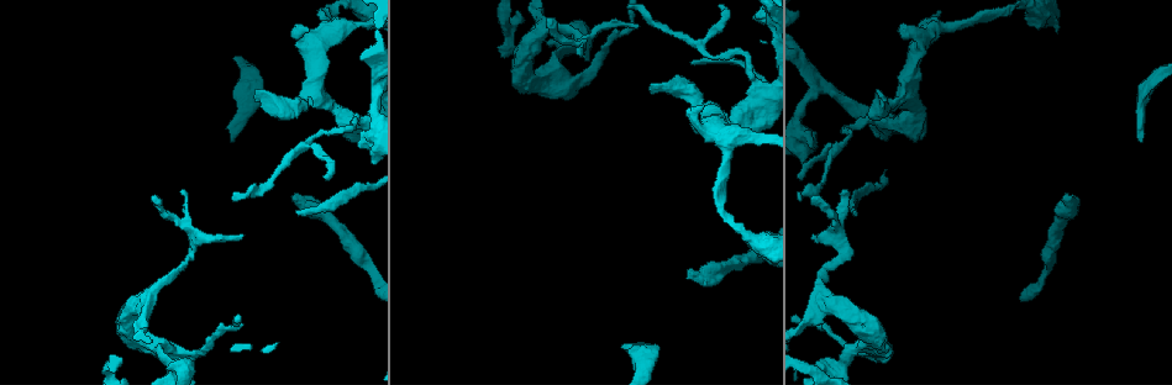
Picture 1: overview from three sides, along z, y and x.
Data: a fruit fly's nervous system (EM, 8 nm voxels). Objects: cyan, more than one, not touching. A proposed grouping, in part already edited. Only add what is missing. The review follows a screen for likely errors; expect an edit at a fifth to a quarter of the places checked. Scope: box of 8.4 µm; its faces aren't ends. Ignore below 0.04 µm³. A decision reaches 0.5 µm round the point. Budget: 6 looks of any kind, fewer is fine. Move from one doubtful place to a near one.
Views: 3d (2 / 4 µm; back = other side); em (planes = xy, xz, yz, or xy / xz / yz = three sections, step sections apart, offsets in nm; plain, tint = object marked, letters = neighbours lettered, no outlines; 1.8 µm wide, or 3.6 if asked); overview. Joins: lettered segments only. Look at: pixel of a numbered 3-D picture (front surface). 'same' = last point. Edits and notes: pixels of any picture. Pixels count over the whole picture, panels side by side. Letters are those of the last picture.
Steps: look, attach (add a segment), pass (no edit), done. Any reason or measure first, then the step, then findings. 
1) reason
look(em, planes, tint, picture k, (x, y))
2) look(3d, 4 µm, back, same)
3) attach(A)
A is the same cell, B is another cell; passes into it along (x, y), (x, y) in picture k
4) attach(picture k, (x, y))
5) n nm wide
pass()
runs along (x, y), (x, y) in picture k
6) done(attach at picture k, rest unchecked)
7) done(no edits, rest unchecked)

sharp bend
look(em, yz, step 4, tint, picture 1, (861, 123))

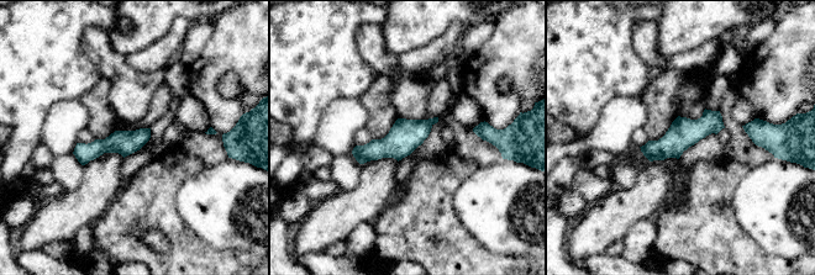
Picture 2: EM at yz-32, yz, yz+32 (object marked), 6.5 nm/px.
look(em, planes, letters, same)

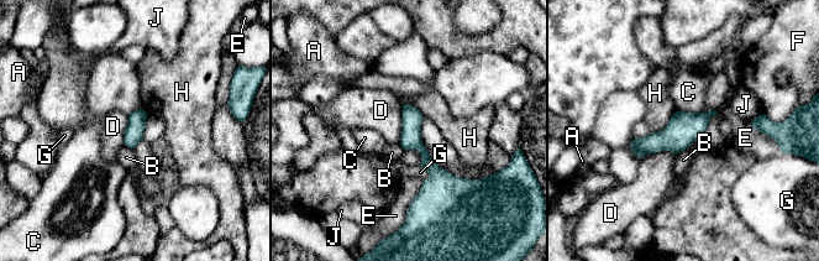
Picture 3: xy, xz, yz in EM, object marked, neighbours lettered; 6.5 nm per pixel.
pass()
A, B, C, D, E, F, G, H and J are other cells; none of them fits

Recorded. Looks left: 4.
an open end
look(3d, 4 µm, picture 1, (628, 348))

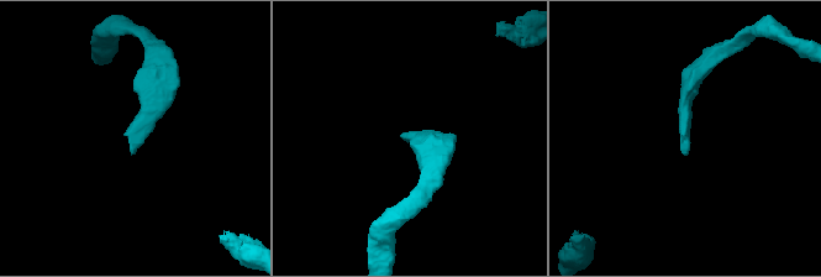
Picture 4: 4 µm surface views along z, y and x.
look(em, xz, step 4, letters, picture 4, (133, 154))

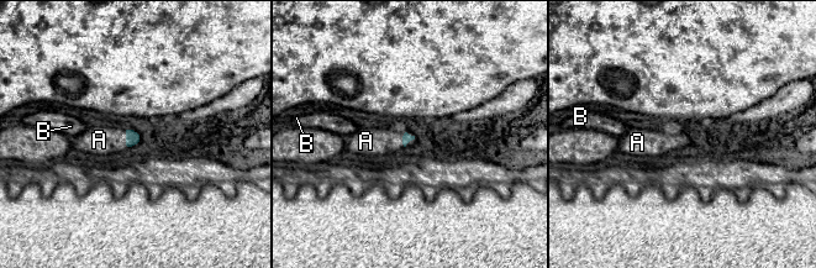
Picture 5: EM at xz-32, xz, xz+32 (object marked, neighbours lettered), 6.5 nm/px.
attach(picture 5, (366, 141))
A is the same cell, B is another cell; passes into it along (406, 137), (403, 138), (366, 141) in picture 5; it goes on there

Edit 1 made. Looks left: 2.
look(overview)

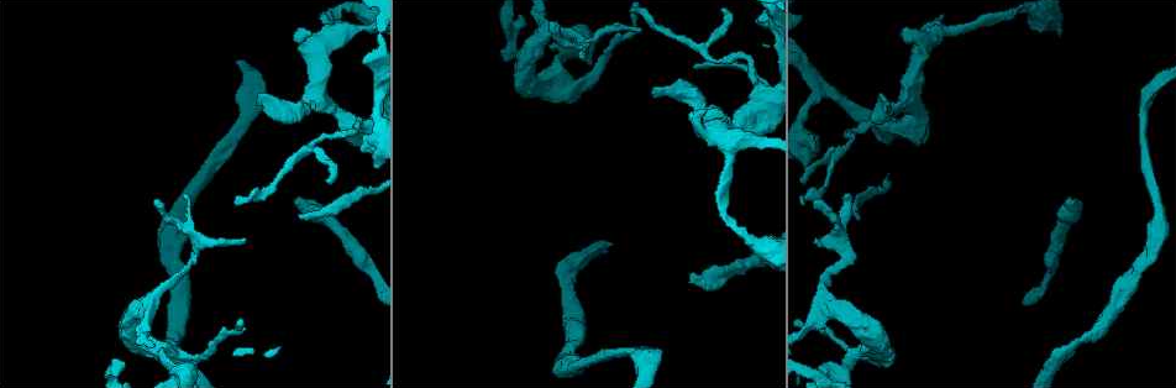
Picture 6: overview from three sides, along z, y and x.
look(em, planes, letters, picture 6, (654, 87))

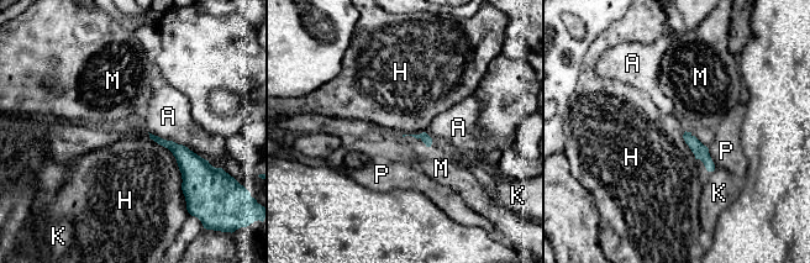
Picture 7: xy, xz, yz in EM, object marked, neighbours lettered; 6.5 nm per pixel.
pass()
A, H, K, M and P are other cells; border along (147, 132), (174, 157), (184, 196) in picture 7; none of them fits

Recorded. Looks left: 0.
done(attach at picture 5, rest unchecked)

